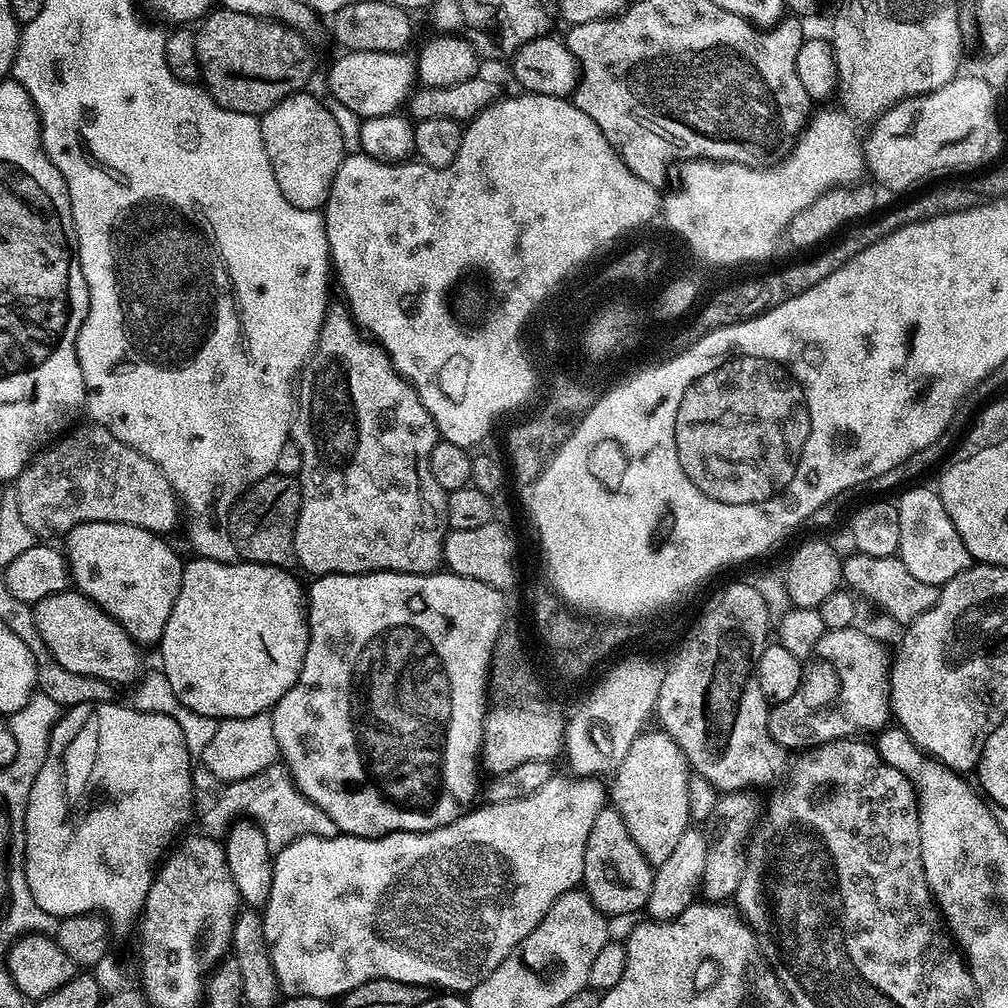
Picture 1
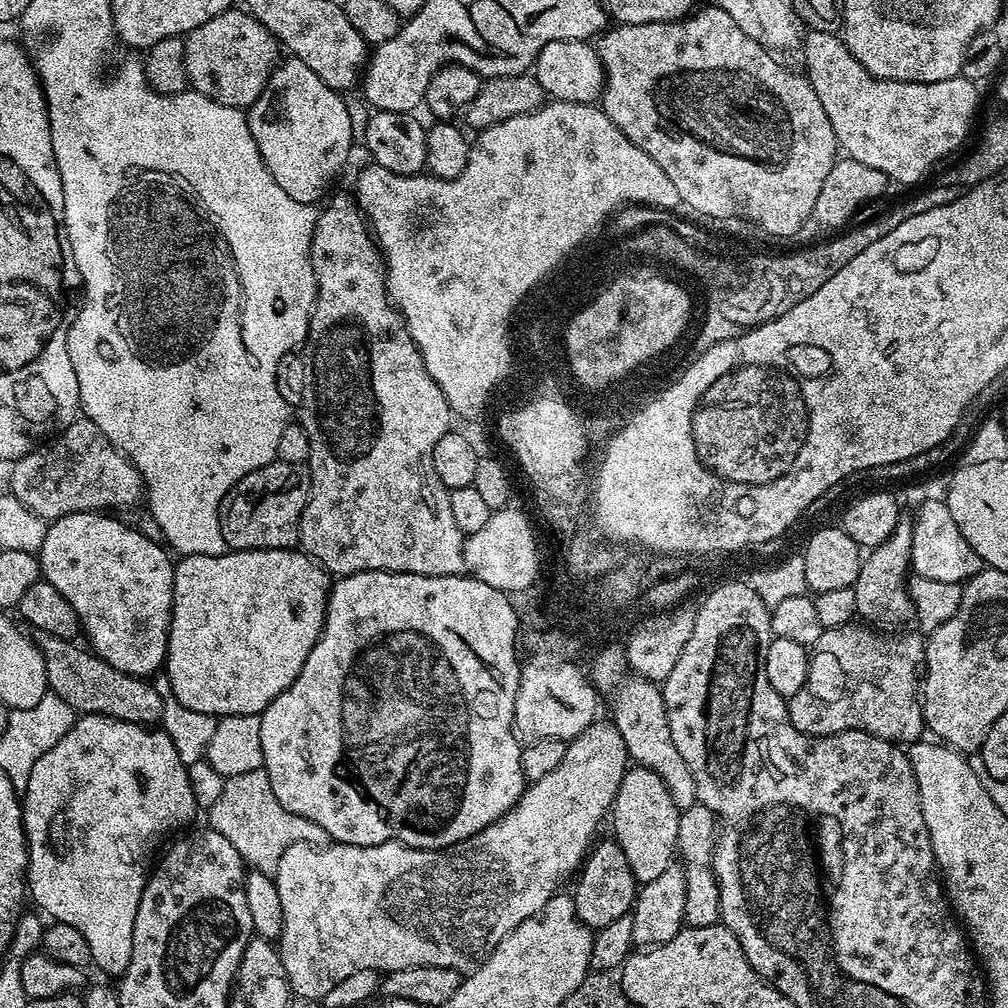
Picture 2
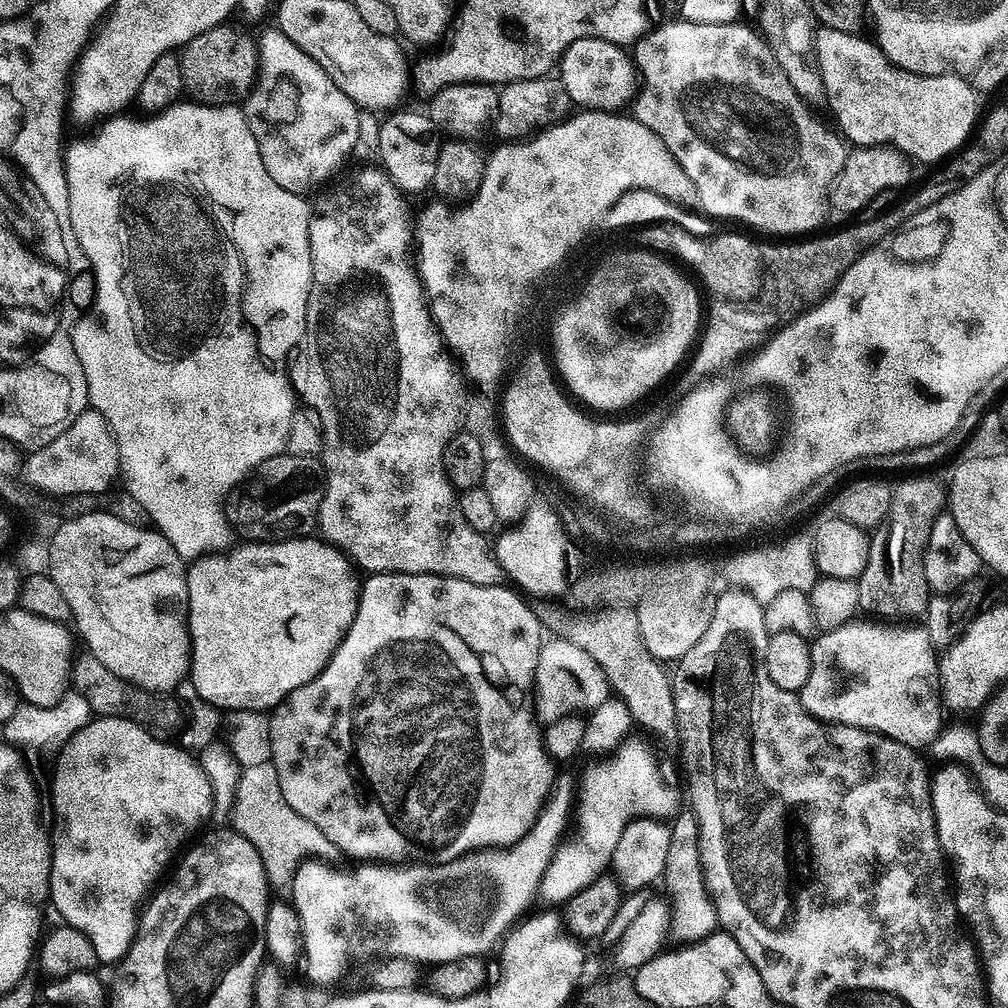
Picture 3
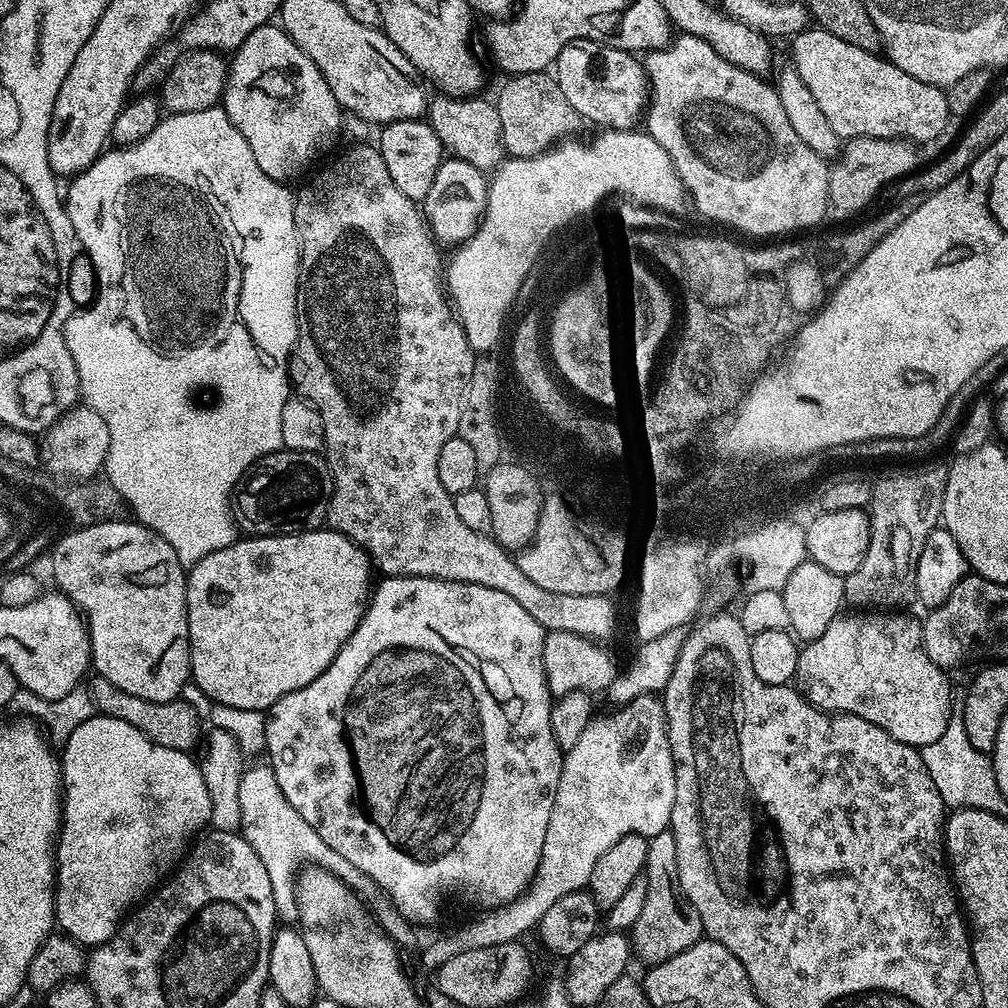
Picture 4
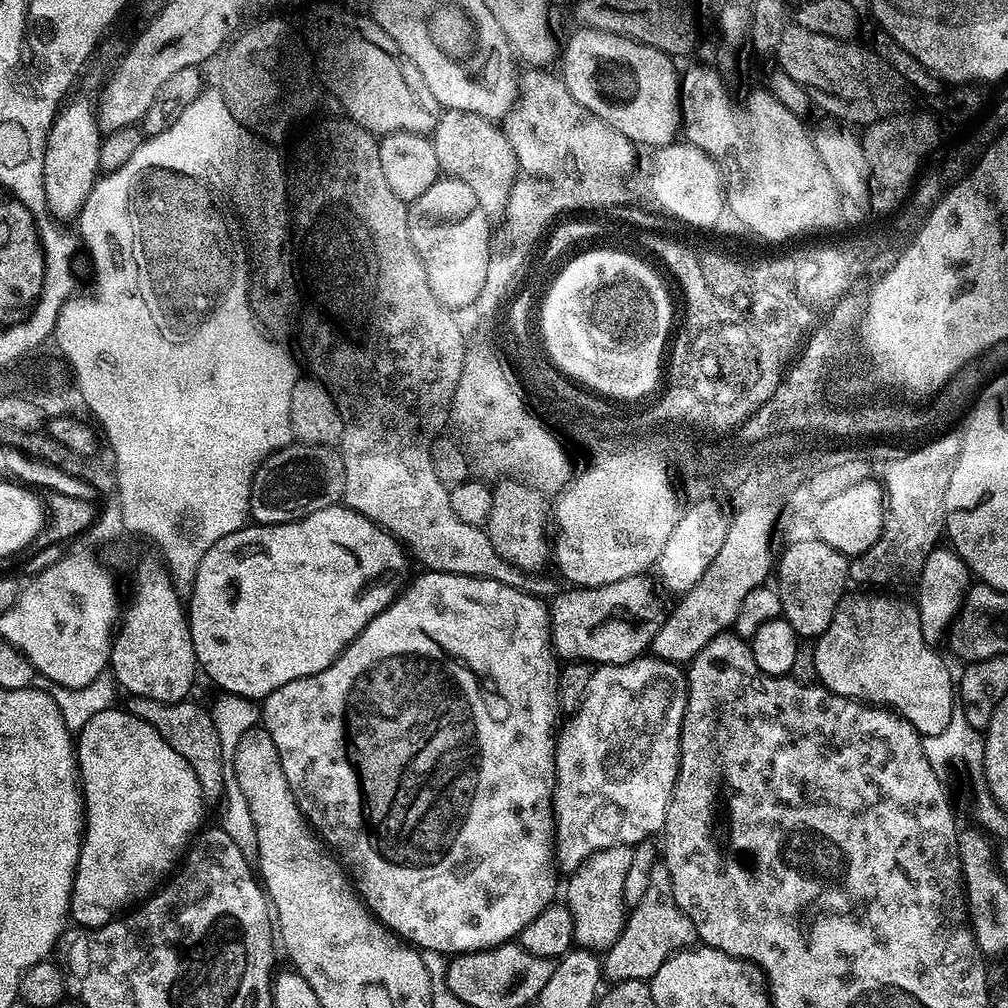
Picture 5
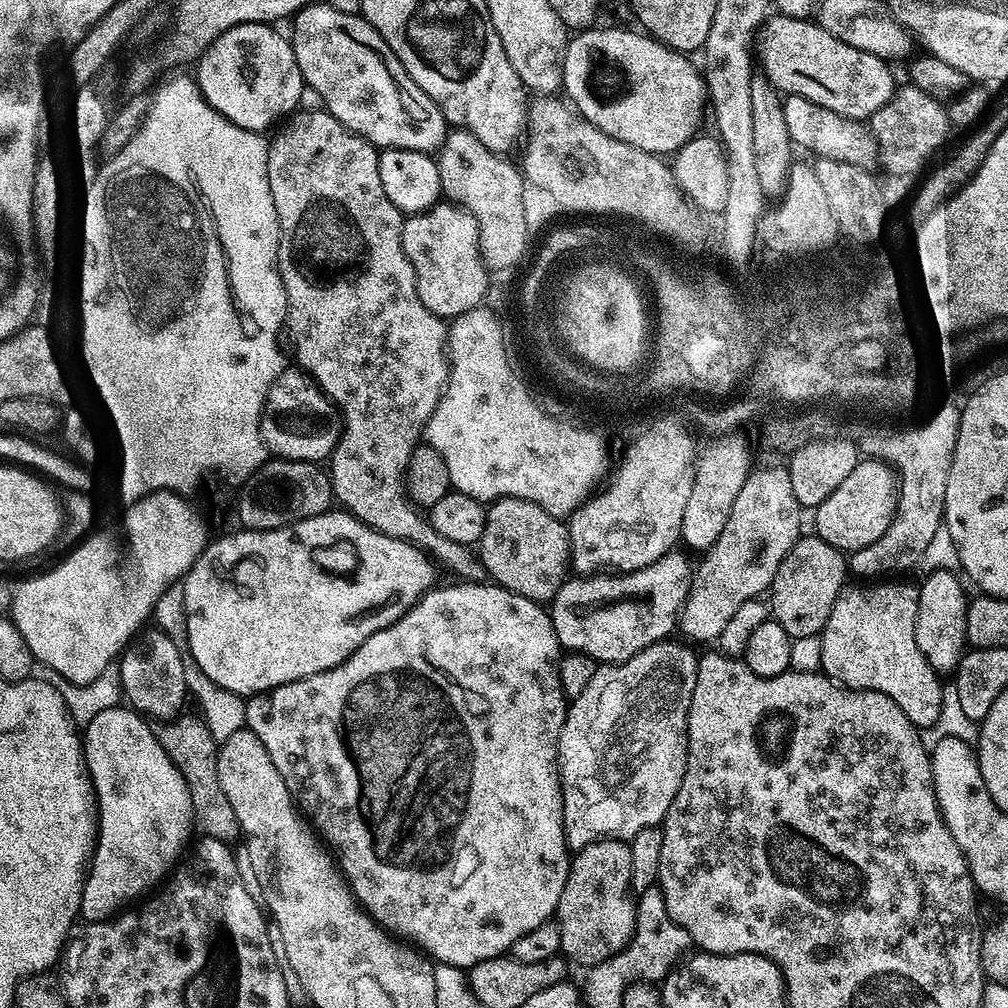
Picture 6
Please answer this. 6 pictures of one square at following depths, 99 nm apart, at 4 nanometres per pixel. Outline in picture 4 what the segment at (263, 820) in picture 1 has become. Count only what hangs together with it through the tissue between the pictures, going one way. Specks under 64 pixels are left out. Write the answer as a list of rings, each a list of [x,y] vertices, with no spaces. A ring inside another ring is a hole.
[[[264,762],[253,766],[245,767],[241,775],[241,782],[238,789],[239,805],[241,806],[241,824],[239,831],[246,842],[262,858],[262,866],[266,866],[266,875],[270,877],[270,890],[274,890],[274,910],[276,919],[281,925],[292,926],[300,919],[300,911],[296,902],[296,877],[300,856],[304,862],[311,862],[313,865],[327,868],[337,876],[347,888],[355,892],[364,901],[369,912],[376,921],[392,920],[383,925],[382,930],[388,936],[401,938],[400,936],[412,936],[416,932],[417,925],[411,920],[406,920],[403,914],[392,904],[392,899],[382,891],[354,862],[342,858],[338,850],[330,850],[322,838],[318,838],[316,831],[301,818],[298,810],[286,802],[282,790],[278,786],[278,778],[274,770]]]

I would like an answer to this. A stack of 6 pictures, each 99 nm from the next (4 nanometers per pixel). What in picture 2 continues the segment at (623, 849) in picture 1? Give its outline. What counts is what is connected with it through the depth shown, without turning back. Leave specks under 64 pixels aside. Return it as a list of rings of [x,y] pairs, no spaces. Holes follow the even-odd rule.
[[[608,838],[598,844],[589,851],[579,869],[580,881],[576,884],[576,892],[571,893],[578,918],[586,927],[593,930],[610,926],[610,922],[629,915],[638,895],[638,882],[630,870],[630,862],[626,862],[626,854],[622,854],[615,839]]]

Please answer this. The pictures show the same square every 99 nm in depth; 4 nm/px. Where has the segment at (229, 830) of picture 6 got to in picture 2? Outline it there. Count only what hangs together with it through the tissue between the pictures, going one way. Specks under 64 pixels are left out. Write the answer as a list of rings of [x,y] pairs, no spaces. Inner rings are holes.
[[[36,632],[34,639],[46,666],[49,693],[62,698],[62,702],[66,702],[77,714],[109,716],[145,726],[161,723],[165,697],[160,696],[158,689],[151,688],[147,679],[110,666],[95,652],[87,647],[79,648],[72,640],[60,640],[48,632]]]

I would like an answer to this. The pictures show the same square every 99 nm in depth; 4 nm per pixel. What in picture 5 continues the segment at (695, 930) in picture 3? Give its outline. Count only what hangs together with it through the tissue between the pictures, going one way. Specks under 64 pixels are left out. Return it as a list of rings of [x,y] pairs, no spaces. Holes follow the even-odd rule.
[[[653,878],[650,890],[638,902],[636,908],[627,913],[624,929],[611,948],[607,949],[602,968],[609,981],[647,980],[672,956],[673,952],[682,952],[685,948],[695,945],[698,937],[694,922],[688,919],[680,907],[676,905],[672,883],[666,878]]]

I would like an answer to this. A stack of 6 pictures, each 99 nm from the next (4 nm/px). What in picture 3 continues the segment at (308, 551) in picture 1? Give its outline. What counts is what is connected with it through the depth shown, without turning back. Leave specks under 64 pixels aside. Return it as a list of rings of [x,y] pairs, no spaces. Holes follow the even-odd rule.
[[[375,167],[356,168],[349,176],[341,175],[335,183],[328,186],[333,188],[325,187],[319,193],[321,196],[317,198],[316,204],[314,200],[308,217],[309,265],[312,267],[312,281],[308,287],[308,301],[304,307],[304,333],[290,360],[290,383],[293,393],[302,401],[303,407],[310,410],[311,415],[318,421],[322,434],[324,497],[314,520],[317,525],[320,523],[319,535],[340,549],[357,569],[365,568],[365,573],[430,574],[453,576],[475,584],[500,584],[505,575],[493,549],[489,542],[487,544],[484,541],[487,539],[481,533],[475,532],[466,522],[466,518],[462,518],[457,489],[452,487],[452,483],[444,474],[444,451],[448,443],[461,431],[455,423],[461,400],[460,384],[457,383],[456,372],[453,372],[448,358],[441,352],[440,330],[432,318],[424,285],[420,283],[420,273],[414,263],[414,228],[412,232],[408,204],[404,201],[407,200],[405,193],[397,188],[383,167]]]

